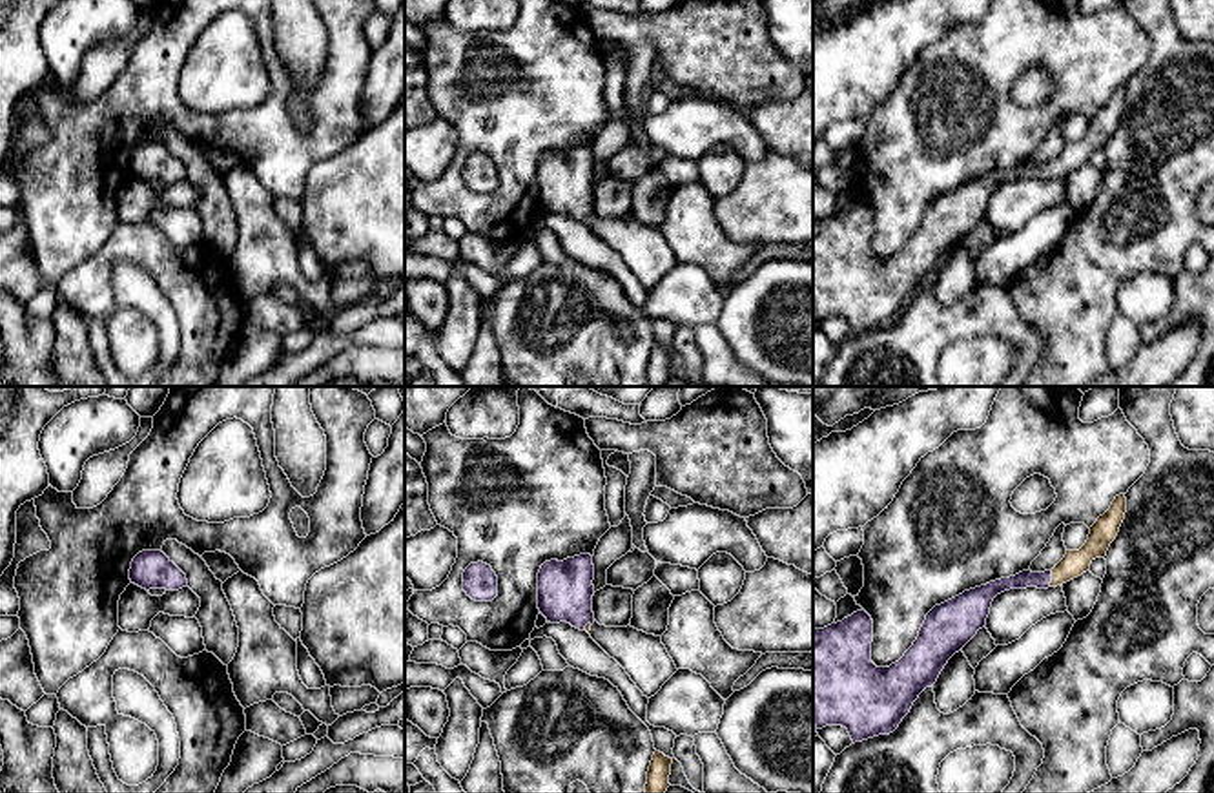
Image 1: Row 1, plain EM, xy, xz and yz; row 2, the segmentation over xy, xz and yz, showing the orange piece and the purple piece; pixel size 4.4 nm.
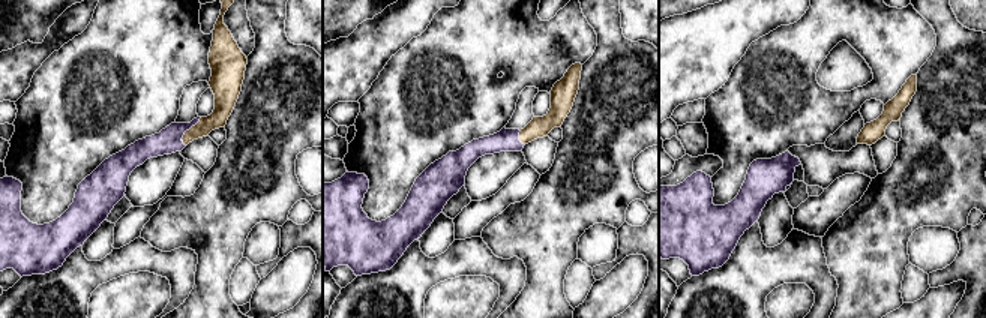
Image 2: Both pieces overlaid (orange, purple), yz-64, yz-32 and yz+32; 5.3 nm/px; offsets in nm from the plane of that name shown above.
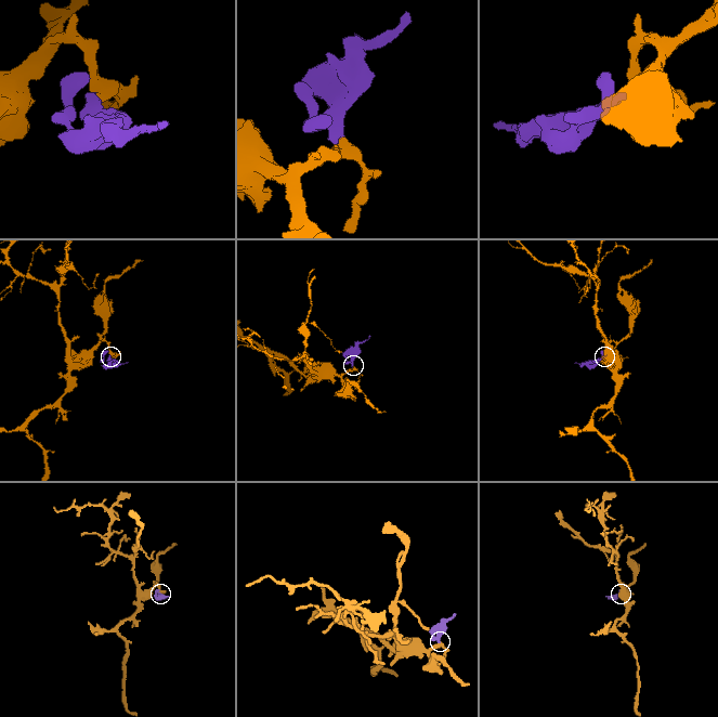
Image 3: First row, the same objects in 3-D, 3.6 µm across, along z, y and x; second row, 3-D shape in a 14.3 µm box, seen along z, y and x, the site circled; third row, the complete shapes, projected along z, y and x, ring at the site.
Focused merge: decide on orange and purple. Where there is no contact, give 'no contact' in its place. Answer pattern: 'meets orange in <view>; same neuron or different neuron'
meets orange in yz; same neuron

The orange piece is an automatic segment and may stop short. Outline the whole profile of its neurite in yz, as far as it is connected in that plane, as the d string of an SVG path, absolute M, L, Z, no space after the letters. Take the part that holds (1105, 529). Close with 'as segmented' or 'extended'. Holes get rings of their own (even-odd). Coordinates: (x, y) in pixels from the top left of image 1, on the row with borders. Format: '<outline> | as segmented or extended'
M1116 496L1110 509L1090 527L1086 543L1079 551L1066 551L1065 558L1044 572L1023 571L986 585L964 591L962 594L935 605L919 631L913 645L890 667L877 667L871 662L873 620L866 611L857 611L842 622L824 629L813 629L813 722L817 729L842 726L853 744L879 735L893 733L910 713L913 702L926 687L933 687L948 660L986 627L992 602L1010 589L1048 589L1063 585L1090 569L1096 558L1105 558L1125 520L1127 498Z | extended

